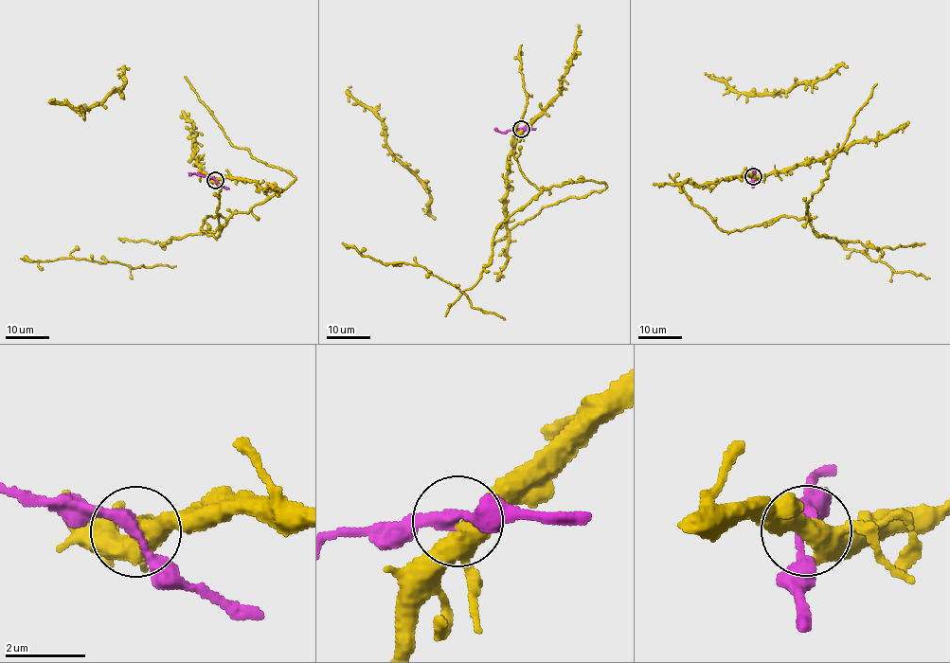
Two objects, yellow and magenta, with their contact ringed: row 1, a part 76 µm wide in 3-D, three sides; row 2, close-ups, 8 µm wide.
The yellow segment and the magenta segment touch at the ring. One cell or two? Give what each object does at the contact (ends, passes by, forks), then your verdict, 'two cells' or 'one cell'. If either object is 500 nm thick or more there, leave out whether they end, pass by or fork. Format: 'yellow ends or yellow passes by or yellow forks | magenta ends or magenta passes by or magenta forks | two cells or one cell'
yellow forks | magenta passes by | two cells

